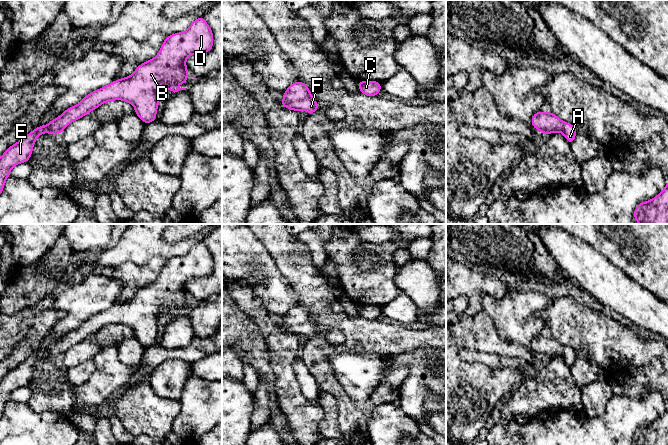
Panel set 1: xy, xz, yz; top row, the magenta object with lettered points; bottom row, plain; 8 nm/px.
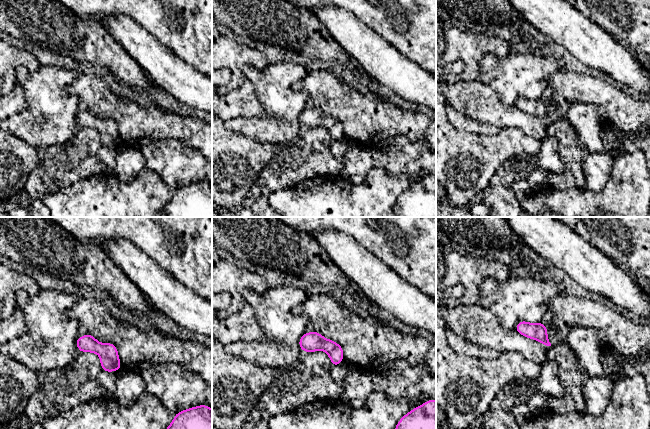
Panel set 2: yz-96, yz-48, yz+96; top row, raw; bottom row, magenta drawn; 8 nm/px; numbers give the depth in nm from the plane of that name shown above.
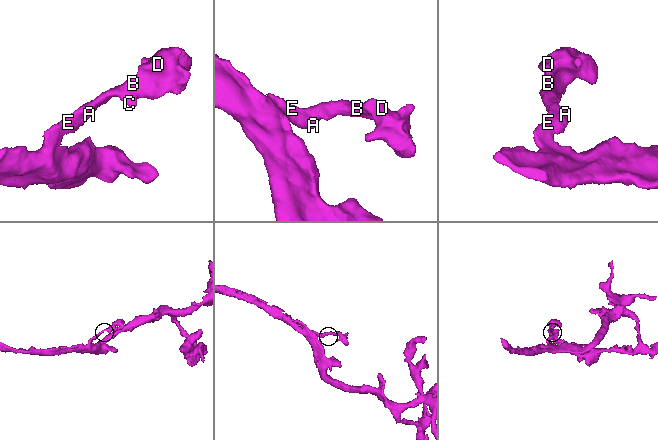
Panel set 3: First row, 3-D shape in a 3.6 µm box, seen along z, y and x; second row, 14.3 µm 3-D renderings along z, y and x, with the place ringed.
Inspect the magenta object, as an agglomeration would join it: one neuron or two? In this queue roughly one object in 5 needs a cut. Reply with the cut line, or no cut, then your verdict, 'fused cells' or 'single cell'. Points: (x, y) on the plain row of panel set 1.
cut none; single cell

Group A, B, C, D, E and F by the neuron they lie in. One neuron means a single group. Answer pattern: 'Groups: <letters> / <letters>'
Groups: A B C D E F

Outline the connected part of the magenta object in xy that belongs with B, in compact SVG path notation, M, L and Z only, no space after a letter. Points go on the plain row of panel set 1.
M203 240L194 244L184 256L167 260L157 280L137 290L132 299L92 315L46 350L38 350L11 369L0 381L0 419L11 393L29 385L38 360L43 357L59 359L70 347L108 325L122 324L132 328L144 348L156 345L161 316L186 314L175 311L188 305L190 296L186 292L186 283L212 272L213 256Z

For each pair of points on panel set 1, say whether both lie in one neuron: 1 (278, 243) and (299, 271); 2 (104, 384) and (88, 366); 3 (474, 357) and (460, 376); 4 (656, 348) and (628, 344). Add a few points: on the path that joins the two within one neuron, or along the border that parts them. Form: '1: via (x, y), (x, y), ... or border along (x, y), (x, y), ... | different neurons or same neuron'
1: via (285, 250), (292, 266) | same neuron
2: border along (93, 359), (93, 372), (85, 381), (75, 387) | different neurons
3: border along (458, 349), (462, 359), (493, 369) | different neurons
4: via (649, 348), (635, 348) | same neuron

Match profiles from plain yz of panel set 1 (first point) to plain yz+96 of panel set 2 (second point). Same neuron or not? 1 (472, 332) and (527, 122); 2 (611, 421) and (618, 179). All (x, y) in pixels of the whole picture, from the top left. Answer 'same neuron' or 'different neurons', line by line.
1: same neuron
2: same neuron

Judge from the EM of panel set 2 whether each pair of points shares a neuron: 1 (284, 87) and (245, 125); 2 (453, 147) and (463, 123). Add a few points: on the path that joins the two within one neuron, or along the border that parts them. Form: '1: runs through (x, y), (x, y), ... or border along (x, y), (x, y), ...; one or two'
1: runs through (284, 104), (285, 117), (277, 125), (262, 125); one
2: border along (446, 111), (448, 120), (456, 128), (484, 135); two

